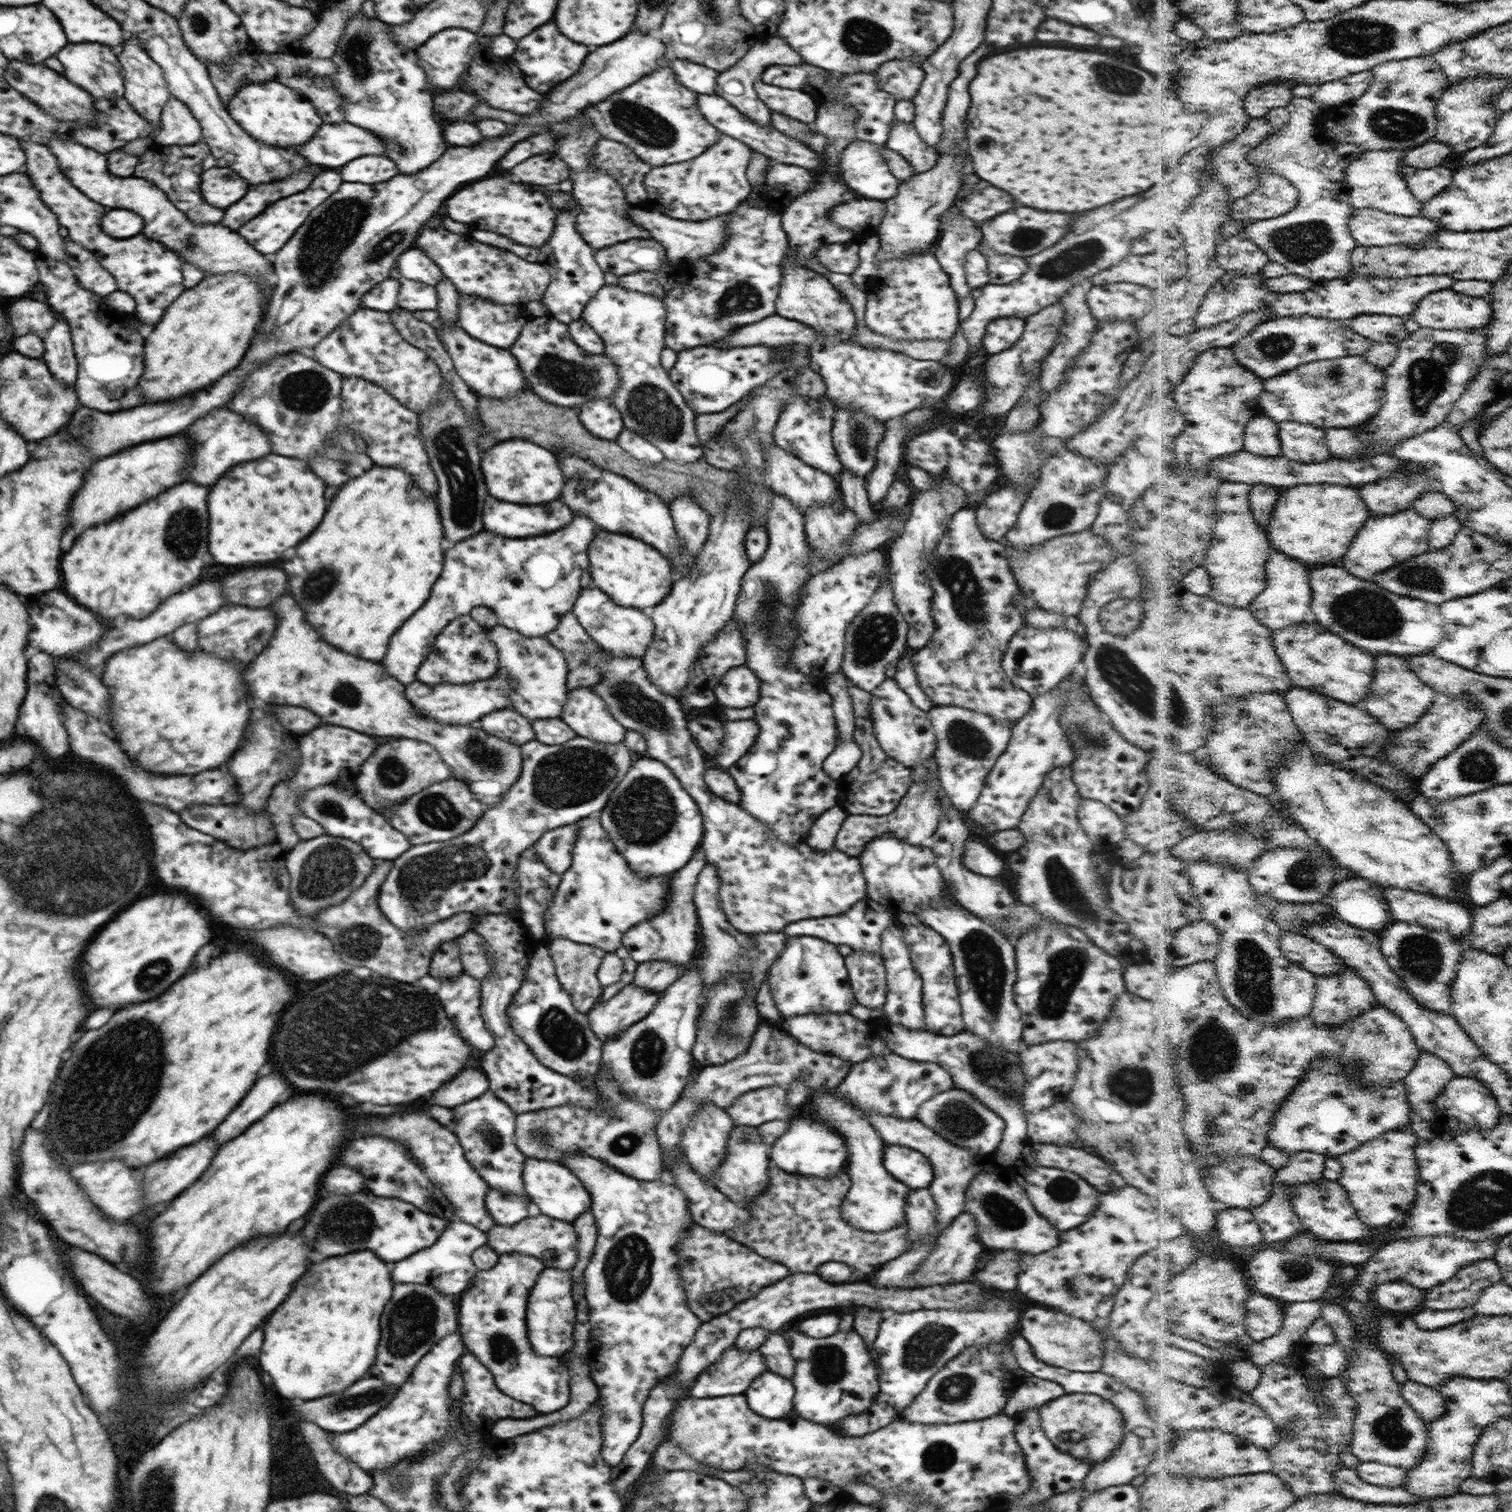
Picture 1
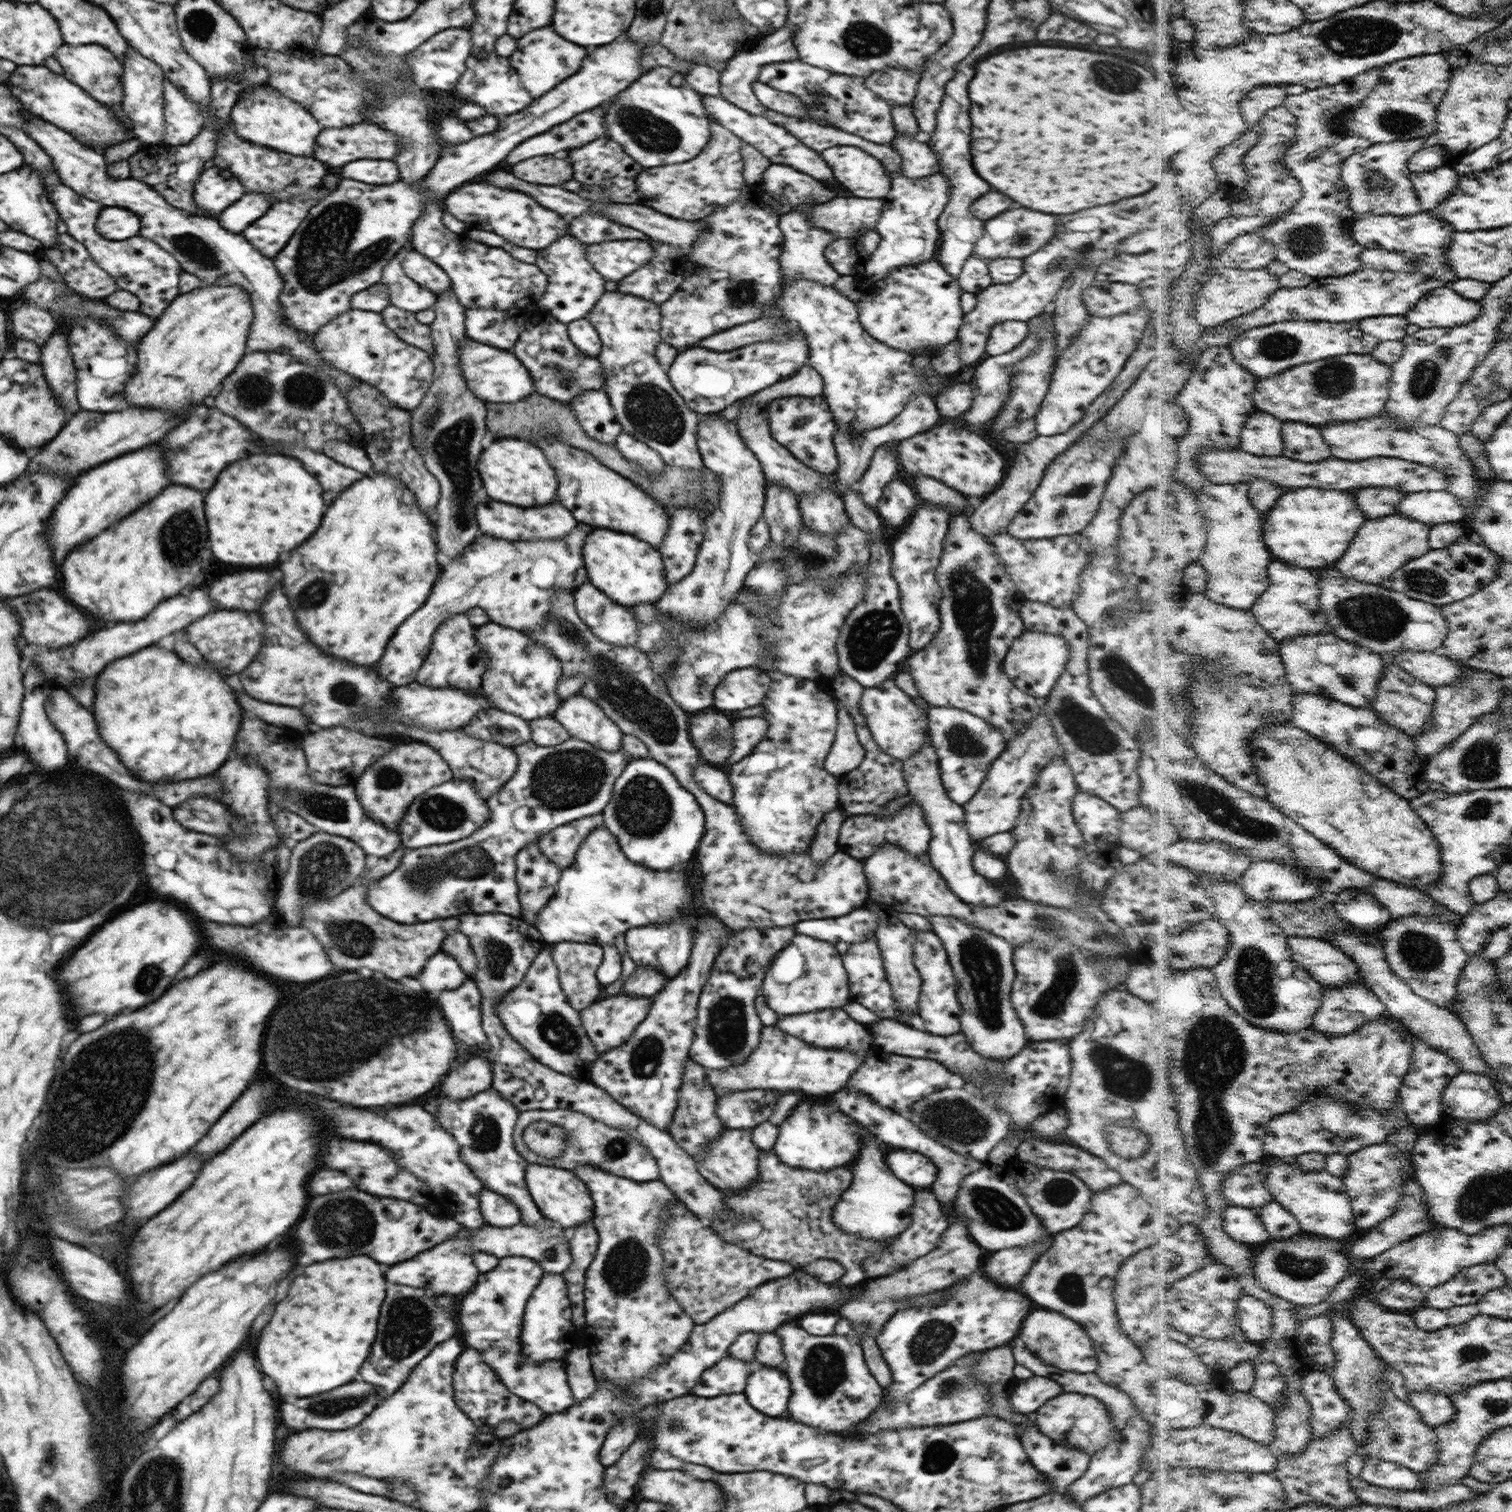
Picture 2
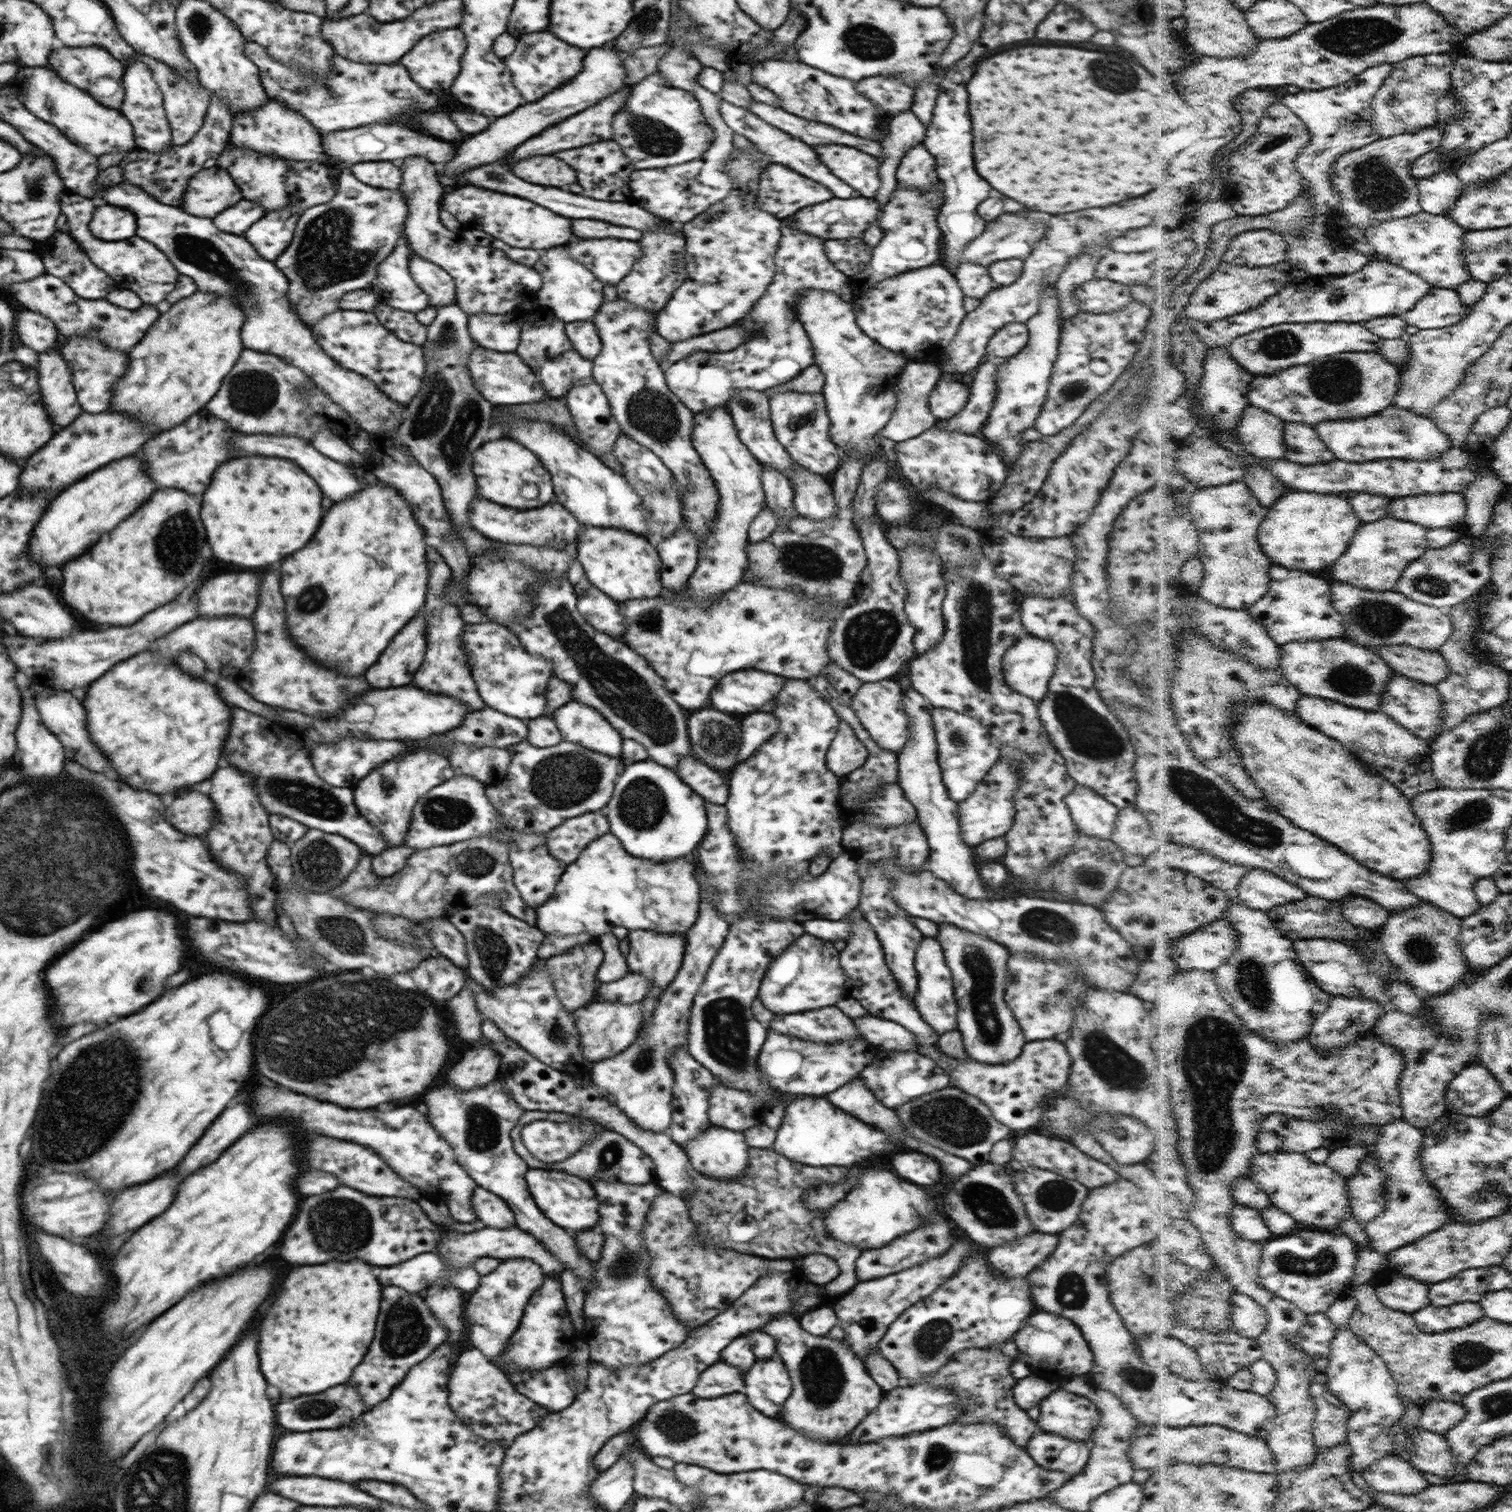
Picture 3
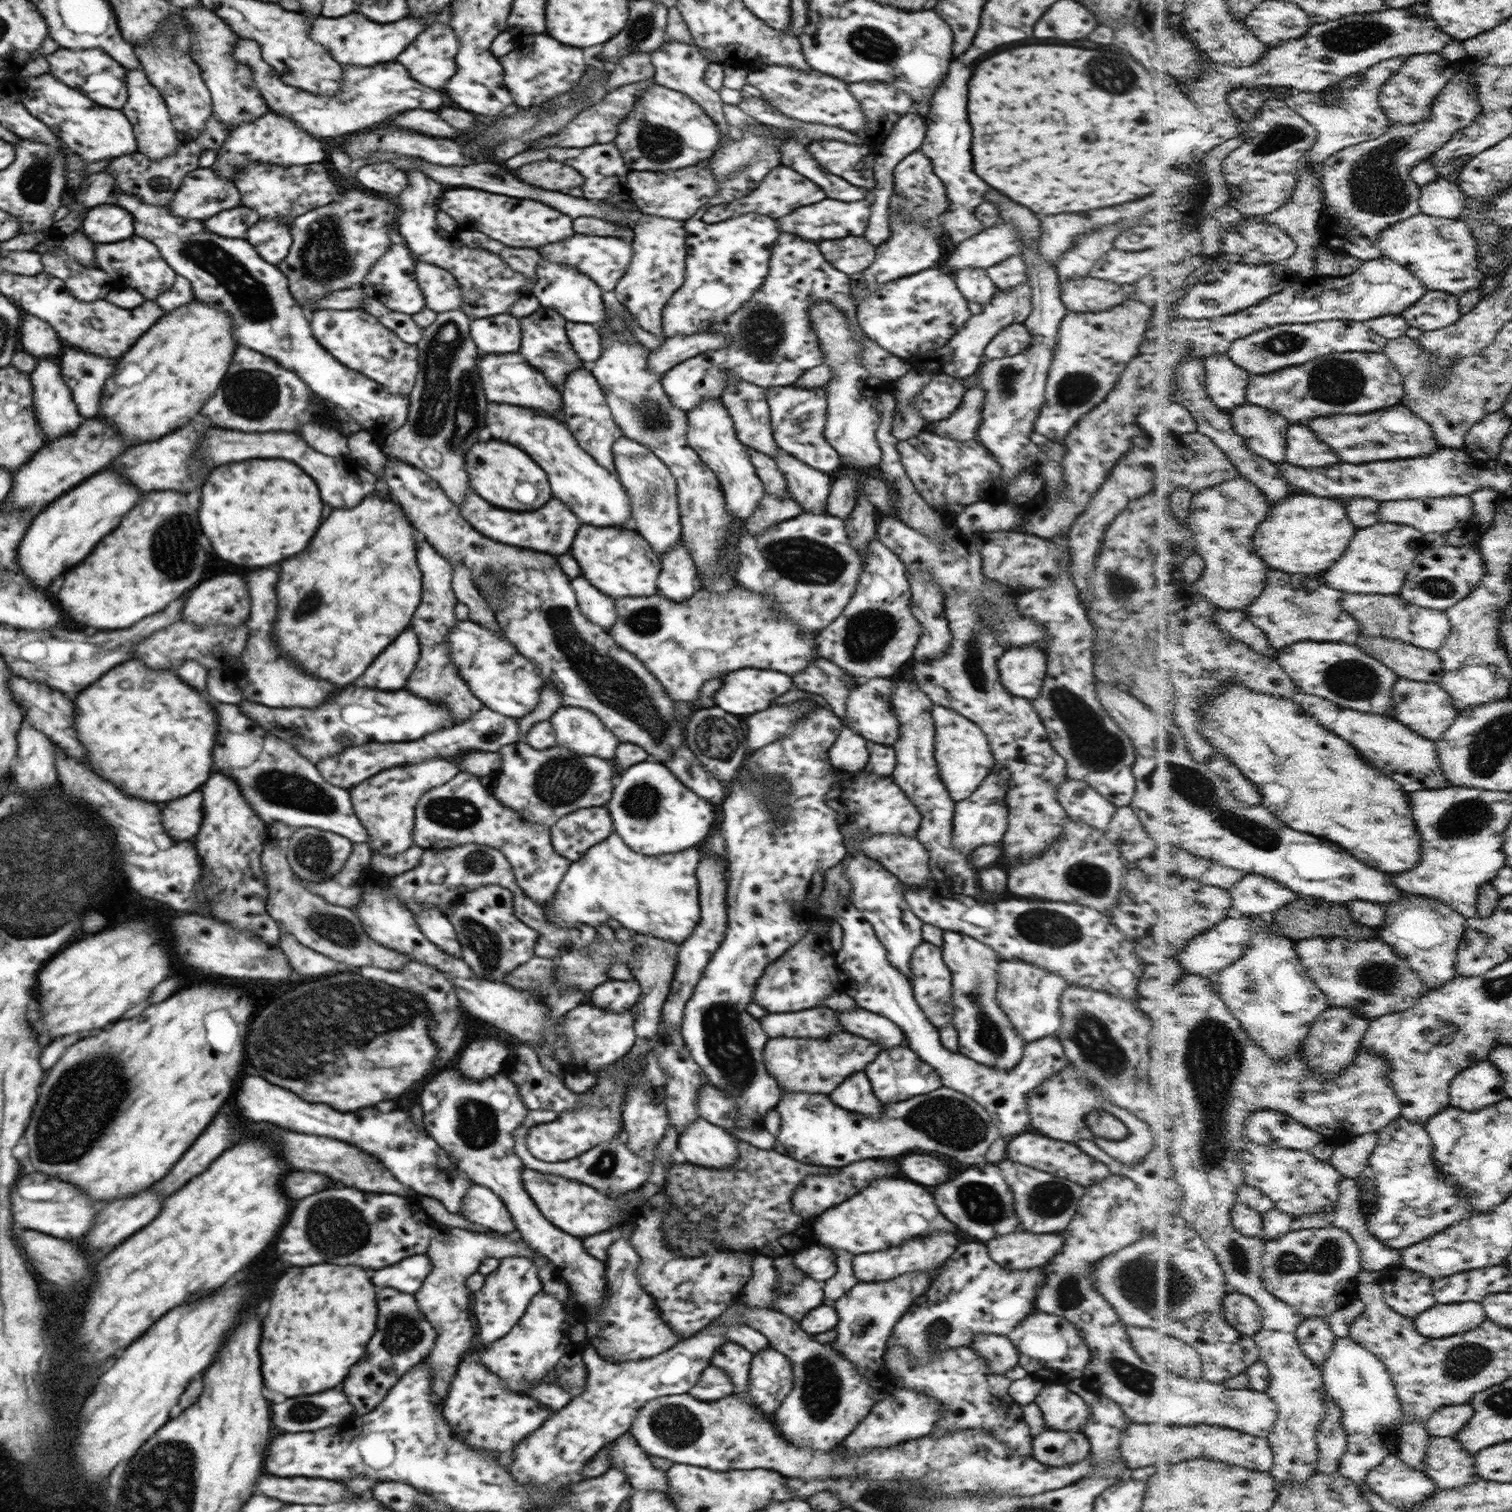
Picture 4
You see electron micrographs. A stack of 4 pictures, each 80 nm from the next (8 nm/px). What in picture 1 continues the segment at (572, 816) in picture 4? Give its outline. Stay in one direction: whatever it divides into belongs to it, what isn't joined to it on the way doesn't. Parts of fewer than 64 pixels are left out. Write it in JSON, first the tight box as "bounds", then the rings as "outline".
{"bounds":[532,823,579,876],"outline":[[[576,823],[559,826],[545,832],[532,848],[553,873],[562,876],[570,868],[573,857],[572,849],[578,835],[579,826]]]}

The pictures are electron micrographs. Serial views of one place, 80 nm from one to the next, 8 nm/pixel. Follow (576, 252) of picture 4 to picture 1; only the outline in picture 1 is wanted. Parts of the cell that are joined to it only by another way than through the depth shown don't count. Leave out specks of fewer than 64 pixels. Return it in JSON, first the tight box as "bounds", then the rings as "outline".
{"bounds":[595,240,668,277],"outline":[[[654,240],[620,242],[616,246],[595,250],[595,256],[604,272],[612,272],[618,277],[640,271],[656,272],[668,264],[662,244]]]}

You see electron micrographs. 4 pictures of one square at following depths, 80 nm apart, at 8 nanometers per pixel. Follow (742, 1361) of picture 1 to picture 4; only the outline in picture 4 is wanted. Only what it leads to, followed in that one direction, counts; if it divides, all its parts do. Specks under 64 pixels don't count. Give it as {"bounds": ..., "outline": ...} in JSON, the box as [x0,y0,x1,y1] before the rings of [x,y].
{"bounds":[687,1365,734,1402],"outline":[[[709,1365],[702,1371],[699,1382],[687,1390],[687,1393],[702,1402],[710,1402],[732,1395],[732,1390],[734,1386],[726,1372]]]}

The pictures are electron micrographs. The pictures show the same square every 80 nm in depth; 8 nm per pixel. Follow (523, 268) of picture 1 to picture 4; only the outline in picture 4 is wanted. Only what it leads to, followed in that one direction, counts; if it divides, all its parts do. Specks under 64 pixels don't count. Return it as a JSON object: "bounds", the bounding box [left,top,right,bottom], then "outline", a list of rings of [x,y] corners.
{"bounds":[395,170,532,318],"outline":[[[409,170],[408,186],[398,194],[398,204],[408,212],[400,214],[395,233],[413,253],[415,260],[439,266],[454,275],[463,294],[462,309],[468,318],[486,318],[506,312],[518,298],[530,296],[532,286],[526,284],[522,274],[508,268],[506,262],[488,250],[464,246],[455,232],[441,228],[436,218],[436,198],[442,194],[440,183],[426,178],[422,172]]]}

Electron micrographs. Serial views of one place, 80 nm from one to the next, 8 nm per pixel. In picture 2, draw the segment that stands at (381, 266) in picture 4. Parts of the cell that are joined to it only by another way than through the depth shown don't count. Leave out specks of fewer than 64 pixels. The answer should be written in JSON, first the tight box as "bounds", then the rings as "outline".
{"bounds":[379,250,437,313],"outline":[[[405,250],[388,261],[382,269],[382,278],[379,280],[388,291],[392,306],[410,313],[419,313],[422,310],[432,308],[437,301],[437,295],[431,290],[414,282],[405,272],[402,266]]]}

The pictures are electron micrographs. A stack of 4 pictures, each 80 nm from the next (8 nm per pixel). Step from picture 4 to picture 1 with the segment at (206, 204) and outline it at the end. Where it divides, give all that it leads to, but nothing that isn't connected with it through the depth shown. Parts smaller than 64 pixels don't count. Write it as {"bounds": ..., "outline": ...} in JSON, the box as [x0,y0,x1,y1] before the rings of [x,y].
{"bounds":[200,166,248,209],"outline":[[[216,166],[201,174],[200,192],[204,200],[210,202],[214,208],[222,209],[238,202],[248,192],[248,184],[244,178],[238,178],[232,168]]]}

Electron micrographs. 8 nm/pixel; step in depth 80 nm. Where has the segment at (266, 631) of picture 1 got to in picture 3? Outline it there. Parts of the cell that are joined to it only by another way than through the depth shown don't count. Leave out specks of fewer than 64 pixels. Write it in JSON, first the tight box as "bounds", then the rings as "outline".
{"bounds":[154,617,256,670],"outline":[[[240,617],[192,619],[186,625],[172,630],[170,634],[158,638],[154,652],[176,660],[183,650],[191,650],[204,660],[208,670],[220,670],[220,666],[228,666],[228,664],[242,668],[250,658],[255,645],[256,627],[251,619]]]}

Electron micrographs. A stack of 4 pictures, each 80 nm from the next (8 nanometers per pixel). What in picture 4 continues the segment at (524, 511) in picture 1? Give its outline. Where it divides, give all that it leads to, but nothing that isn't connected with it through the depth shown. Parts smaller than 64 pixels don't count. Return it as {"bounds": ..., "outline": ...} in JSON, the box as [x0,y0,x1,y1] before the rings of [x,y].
{"bounds":[459,490,582,556],"outline":[[[472,490],[465,494],[463,501],[459,504],[459,511],[470,526],[474,526],[480,534],[488,536],[490,540],[510,544],[510,546],[520,546],[520,548],[532,548],[538,552],[548,552],[553,556],[563,555],[564,552],[569,551],[568,548],[572,546],[572,540],[582,523],[577,515],[562,504],[561,499],[550,500],[548,504],[544,504],[542,508],[534,512],[510,512],[510,510],[502,510],[484,502]]]}

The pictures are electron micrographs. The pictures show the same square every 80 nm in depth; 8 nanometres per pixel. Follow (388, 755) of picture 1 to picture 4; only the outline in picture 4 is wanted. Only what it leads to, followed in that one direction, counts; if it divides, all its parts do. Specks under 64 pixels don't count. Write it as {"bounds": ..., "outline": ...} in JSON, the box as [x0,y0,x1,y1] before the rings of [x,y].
{"bounds":[350,760,459,856],"outline":[[[430,760],[430,762],[412,764],[412,766],[384,770],[368,778],[368,782],[353,786],[350,790],[352,806],[366,829],[367,845],[372,854],[396,856],[408,850],[414,842],[415,808],[420,797],[431,788],[452,780],[459,771],[456,763],[448,762],[448,760]]]}

